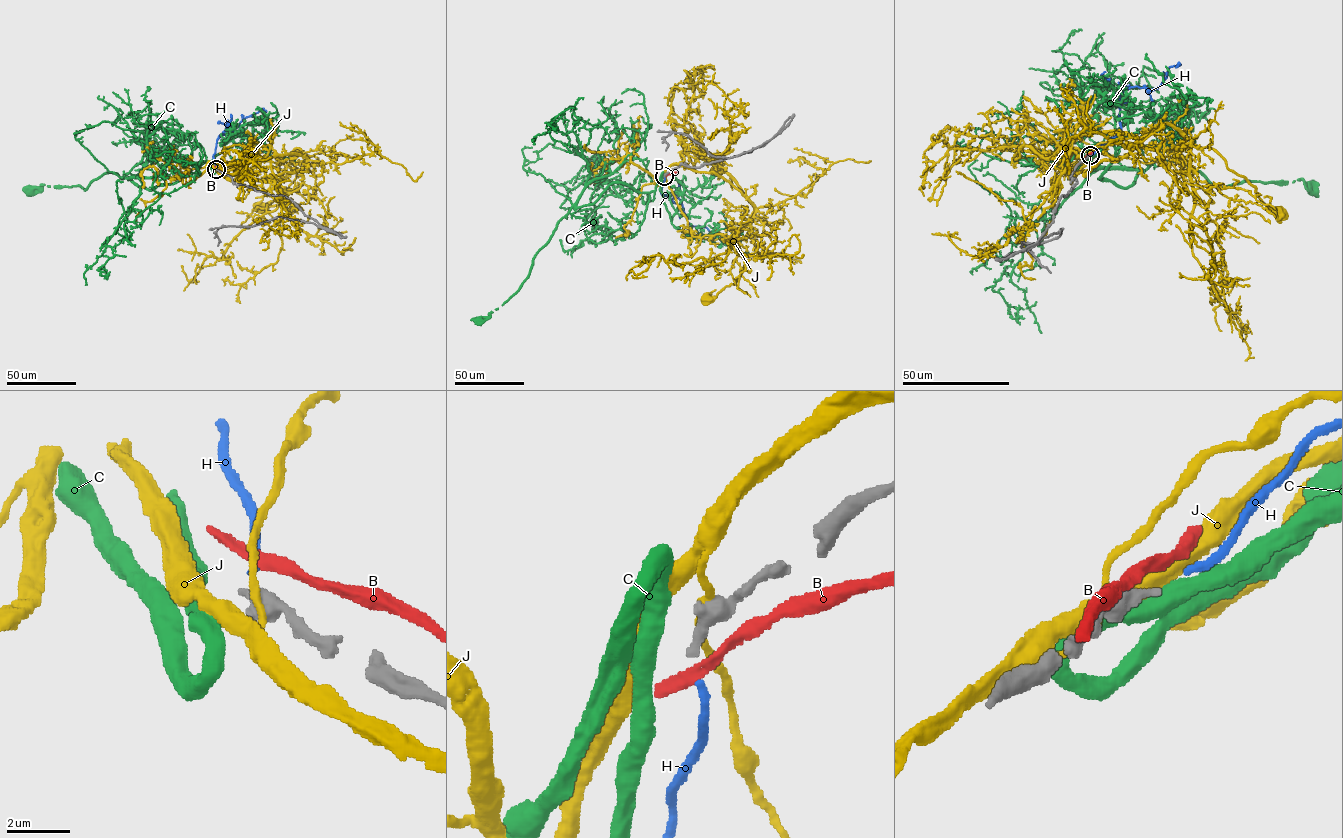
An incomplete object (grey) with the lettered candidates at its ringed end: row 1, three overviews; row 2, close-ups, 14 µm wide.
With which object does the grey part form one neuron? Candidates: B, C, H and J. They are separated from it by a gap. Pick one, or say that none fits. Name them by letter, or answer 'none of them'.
none of them

